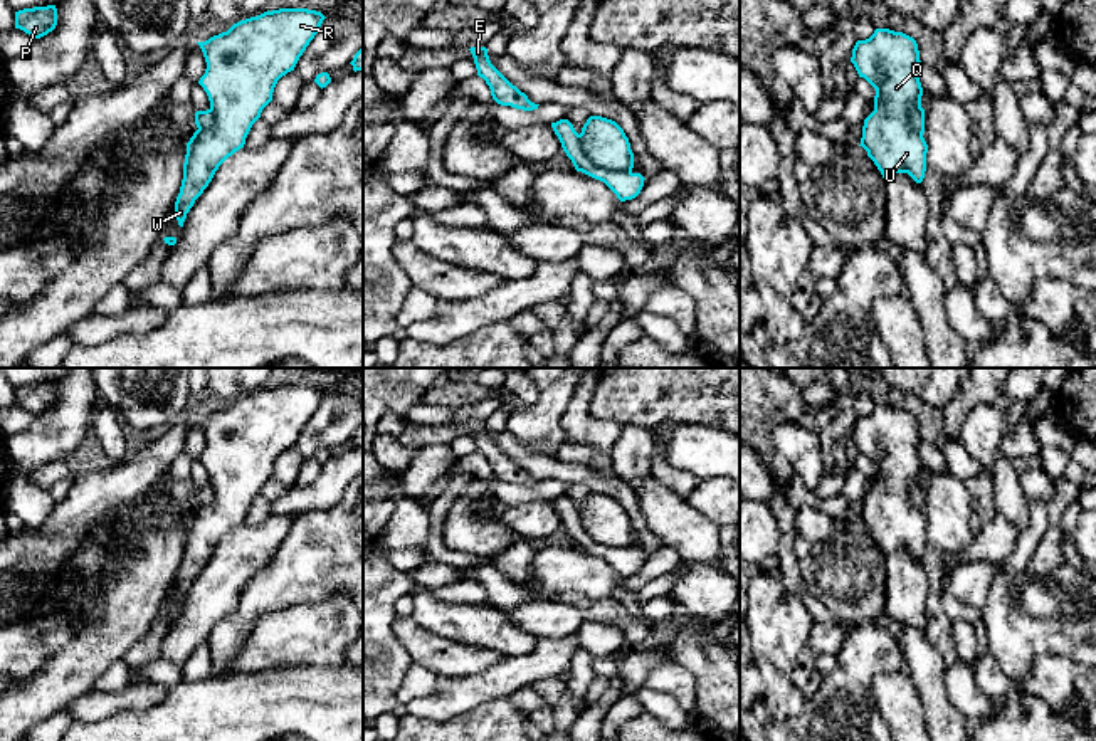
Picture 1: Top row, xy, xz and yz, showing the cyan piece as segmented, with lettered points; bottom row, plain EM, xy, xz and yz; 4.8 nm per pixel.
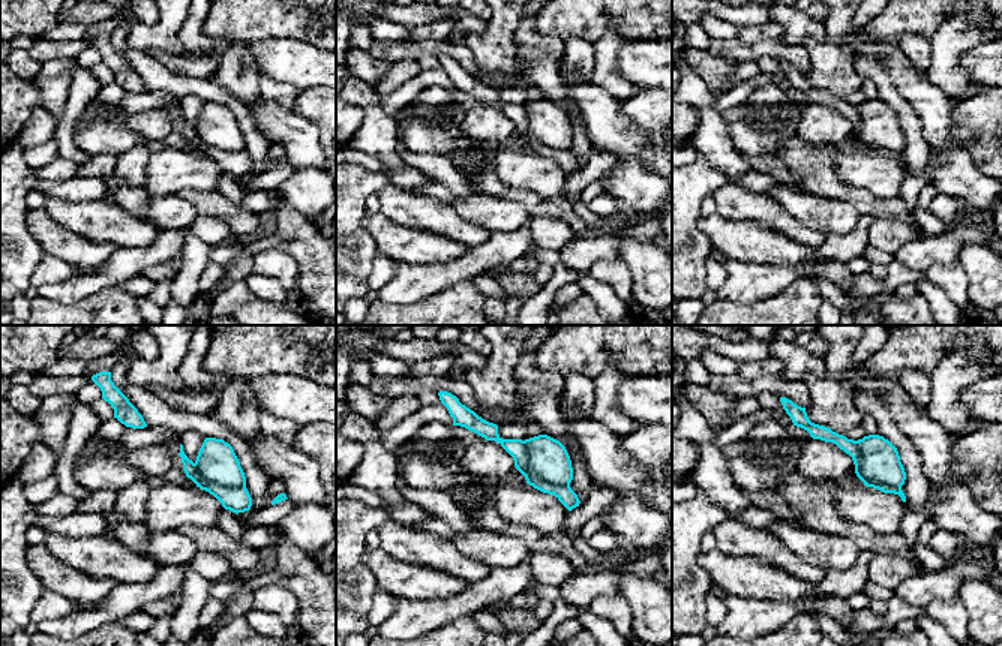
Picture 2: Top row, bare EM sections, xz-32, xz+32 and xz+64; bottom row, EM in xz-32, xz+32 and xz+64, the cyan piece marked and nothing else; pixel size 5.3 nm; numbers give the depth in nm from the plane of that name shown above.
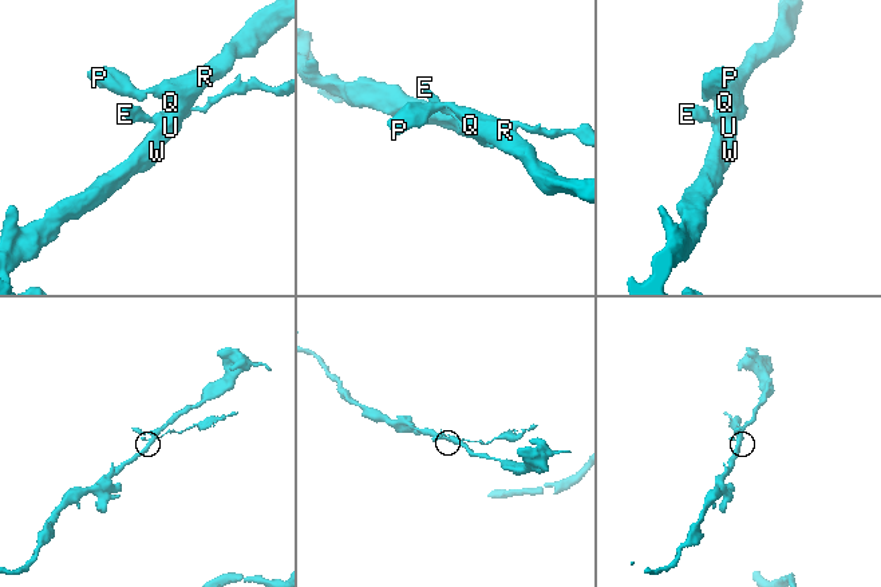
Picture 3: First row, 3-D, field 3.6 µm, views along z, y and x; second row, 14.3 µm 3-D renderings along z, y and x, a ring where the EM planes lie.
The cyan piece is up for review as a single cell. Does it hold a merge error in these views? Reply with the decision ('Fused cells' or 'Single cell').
Fused cells

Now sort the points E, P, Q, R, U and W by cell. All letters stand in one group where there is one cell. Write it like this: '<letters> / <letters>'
E / P Q R U W

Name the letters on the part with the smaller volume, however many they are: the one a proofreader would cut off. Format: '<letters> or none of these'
E

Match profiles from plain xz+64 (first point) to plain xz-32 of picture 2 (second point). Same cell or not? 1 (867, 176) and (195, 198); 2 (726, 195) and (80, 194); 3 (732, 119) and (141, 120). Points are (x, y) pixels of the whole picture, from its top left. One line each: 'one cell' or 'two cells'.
1: two cells
2: two cells
3: two cells

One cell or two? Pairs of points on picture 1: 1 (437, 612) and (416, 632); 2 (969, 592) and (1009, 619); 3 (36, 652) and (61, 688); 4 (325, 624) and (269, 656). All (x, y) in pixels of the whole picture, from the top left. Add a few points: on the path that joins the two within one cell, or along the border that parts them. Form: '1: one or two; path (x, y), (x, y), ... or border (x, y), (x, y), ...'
1: two; border (410, 615), (424, 627), (458, 641)
2: two; border (1001, 568), (980, 609)
3: two; border (73, 637), (32, 672), (17, 681)
4: one; path (311, 634), (289, 635), (283, 642)

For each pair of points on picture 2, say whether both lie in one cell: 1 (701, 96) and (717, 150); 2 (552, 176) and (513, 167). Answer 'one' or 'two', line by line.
1: one
2: one

